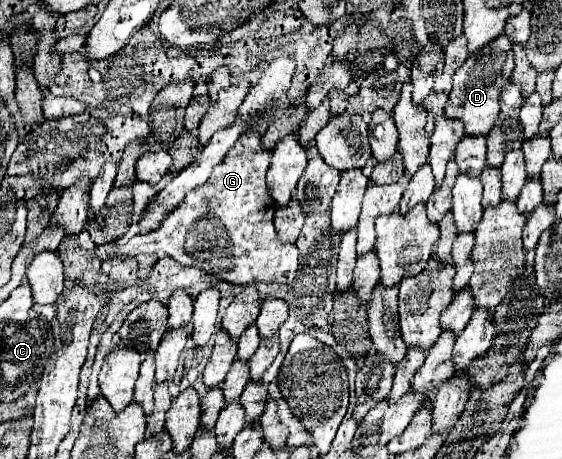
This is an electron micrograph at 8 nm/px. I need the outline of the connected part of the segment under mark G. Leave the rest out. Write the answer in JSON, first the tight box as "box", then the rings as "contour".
{"box":[92,132,300,284],"contour":[[[244,132],[226,158],[212,170],[212,176],[198,188],[190,190],[182,204],[168,214],[156,232],[134,236],[128,244],[104,244],[92,252],[106,260],[110,256],[168,254],[182,266],[196,266],[220,280],[232,284],[278,282],[290,284],[300,268],[296,244],[278,240],[272,218],[276,202],[266,186],[266,170],[270,166],[270,150],[264,148],[258,132]]]}

